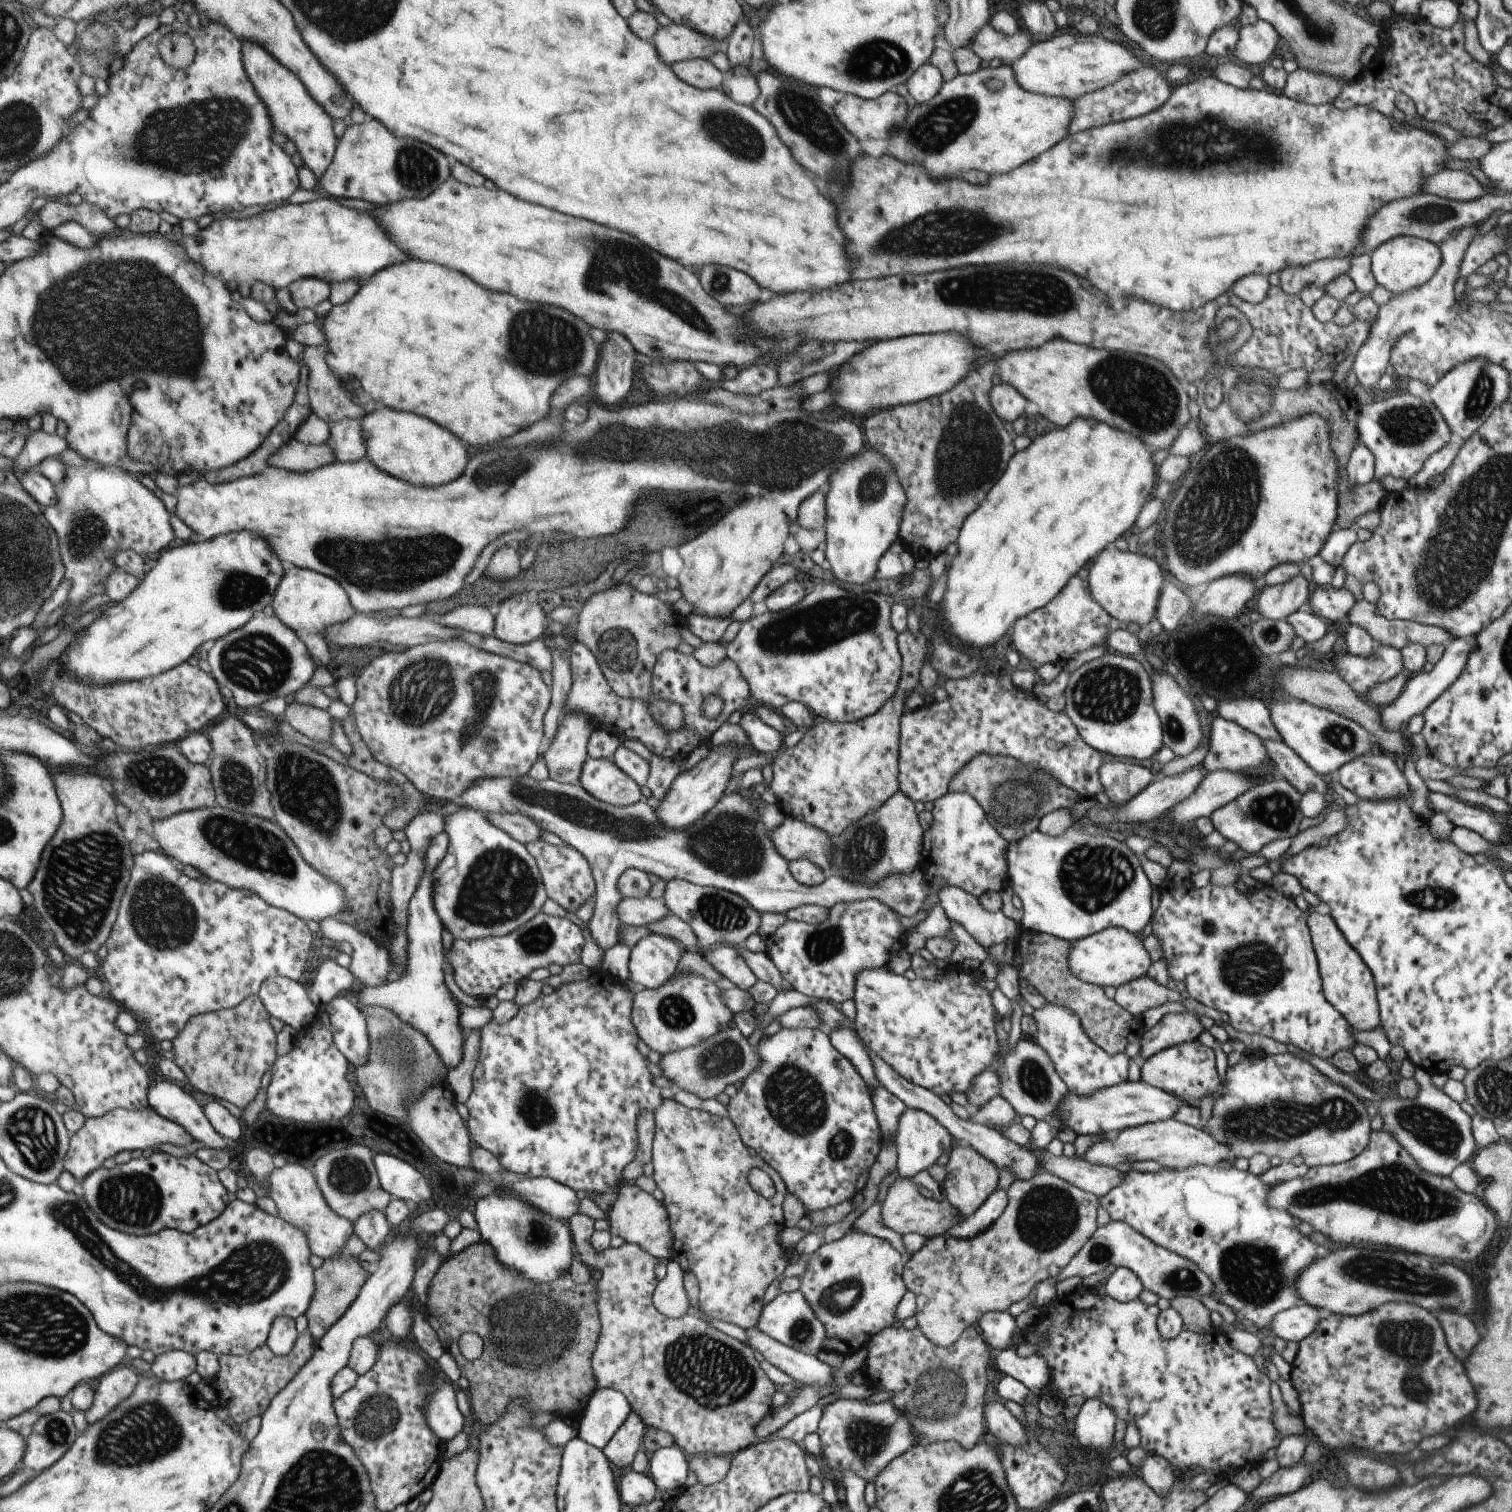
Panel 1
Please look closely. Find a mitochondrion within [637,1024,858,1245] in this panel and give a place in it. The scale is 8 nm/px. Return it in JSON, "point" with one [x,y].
{"point":[795,1098]}

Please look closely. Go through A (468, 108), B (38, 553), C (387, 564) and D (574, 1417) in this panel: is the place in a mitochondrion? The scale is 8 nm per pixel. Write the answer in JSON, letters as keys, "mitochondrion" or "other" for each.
{"A":"other","B":"mitochondrion","C":"mitochondrion","D":"other"}

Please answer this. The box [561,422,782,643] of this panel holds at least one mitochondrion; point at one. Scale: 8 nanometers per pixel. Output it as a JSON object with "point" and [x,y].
{"point":[703,501]}

